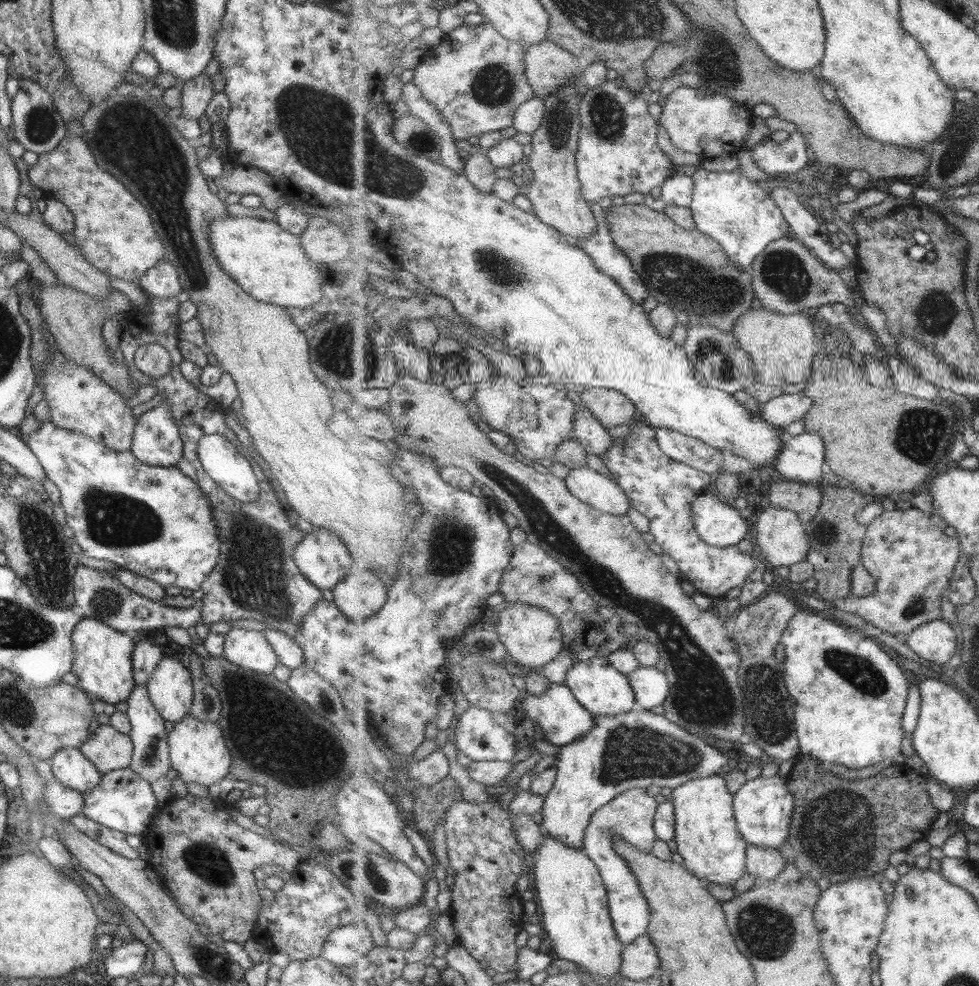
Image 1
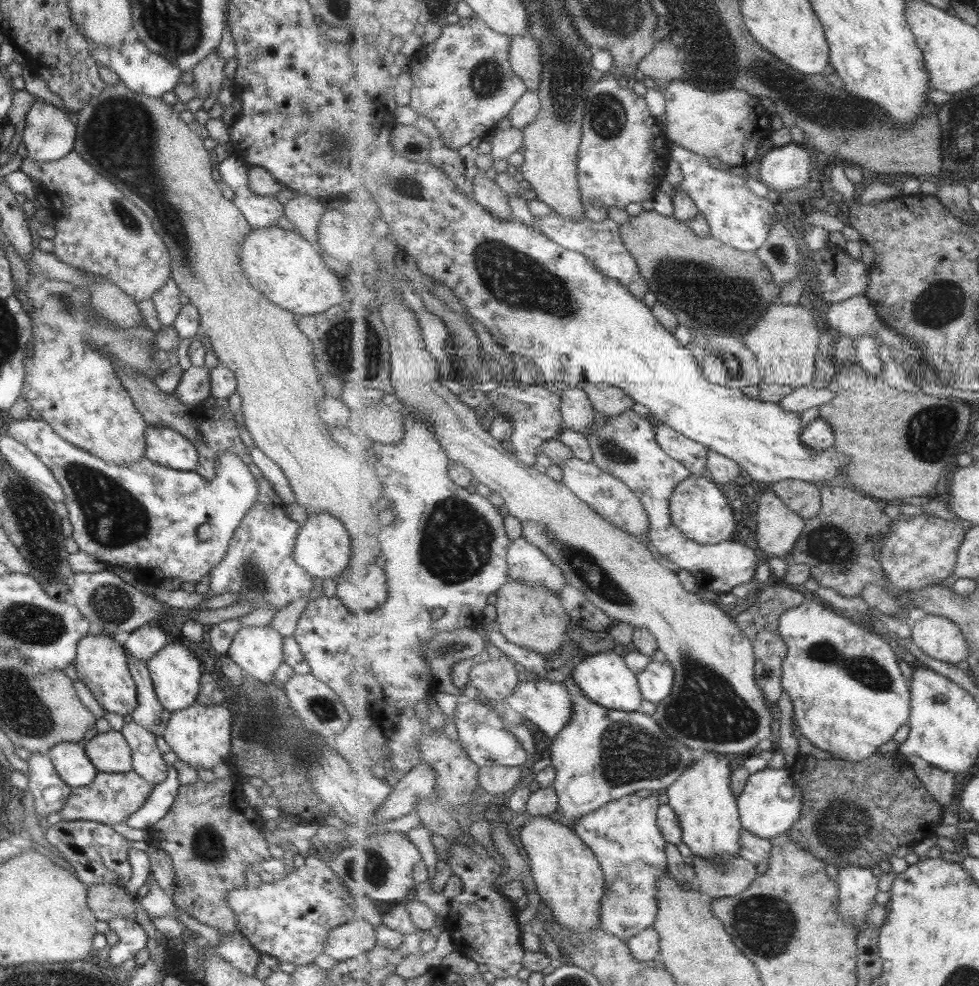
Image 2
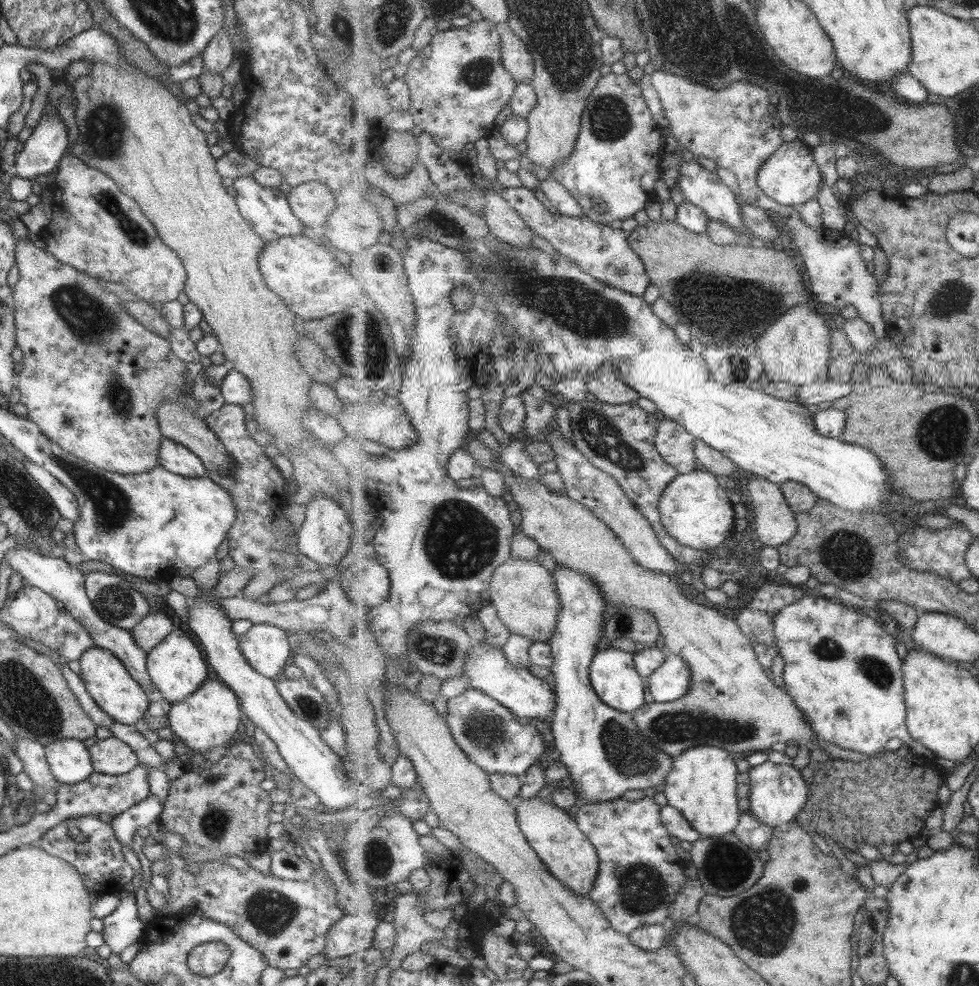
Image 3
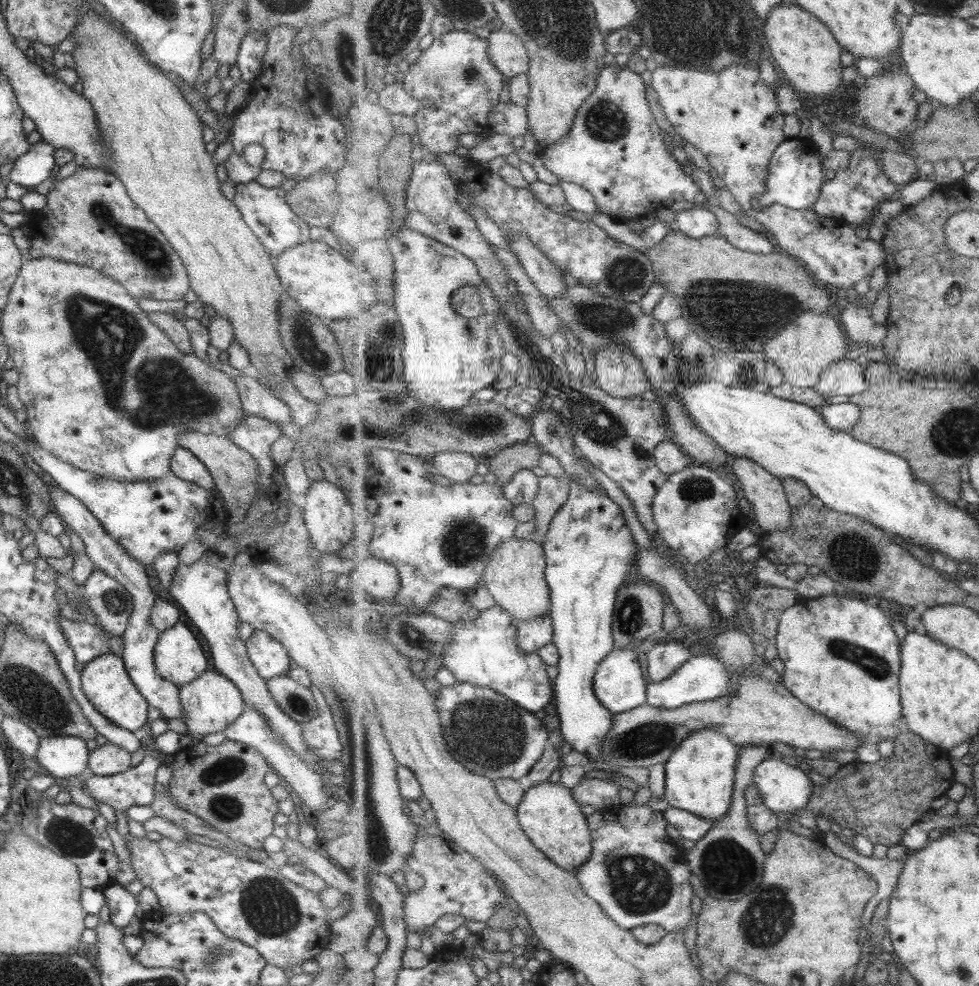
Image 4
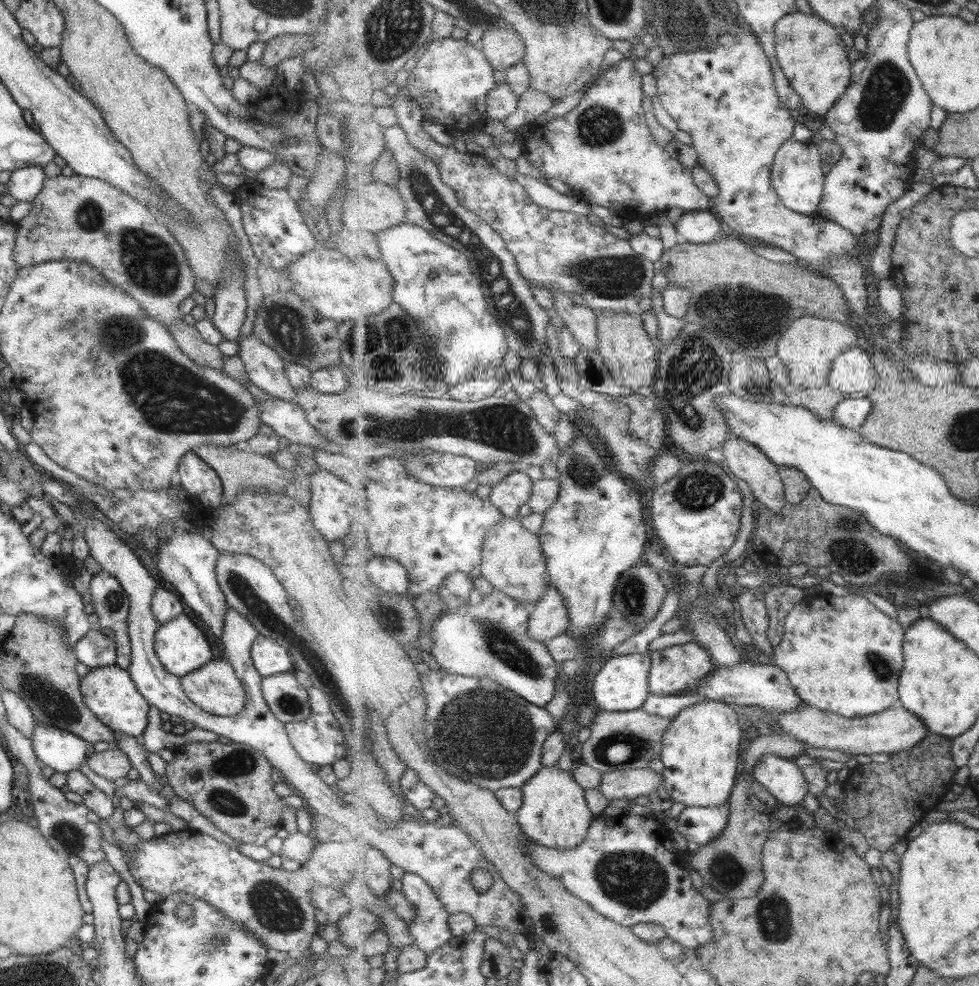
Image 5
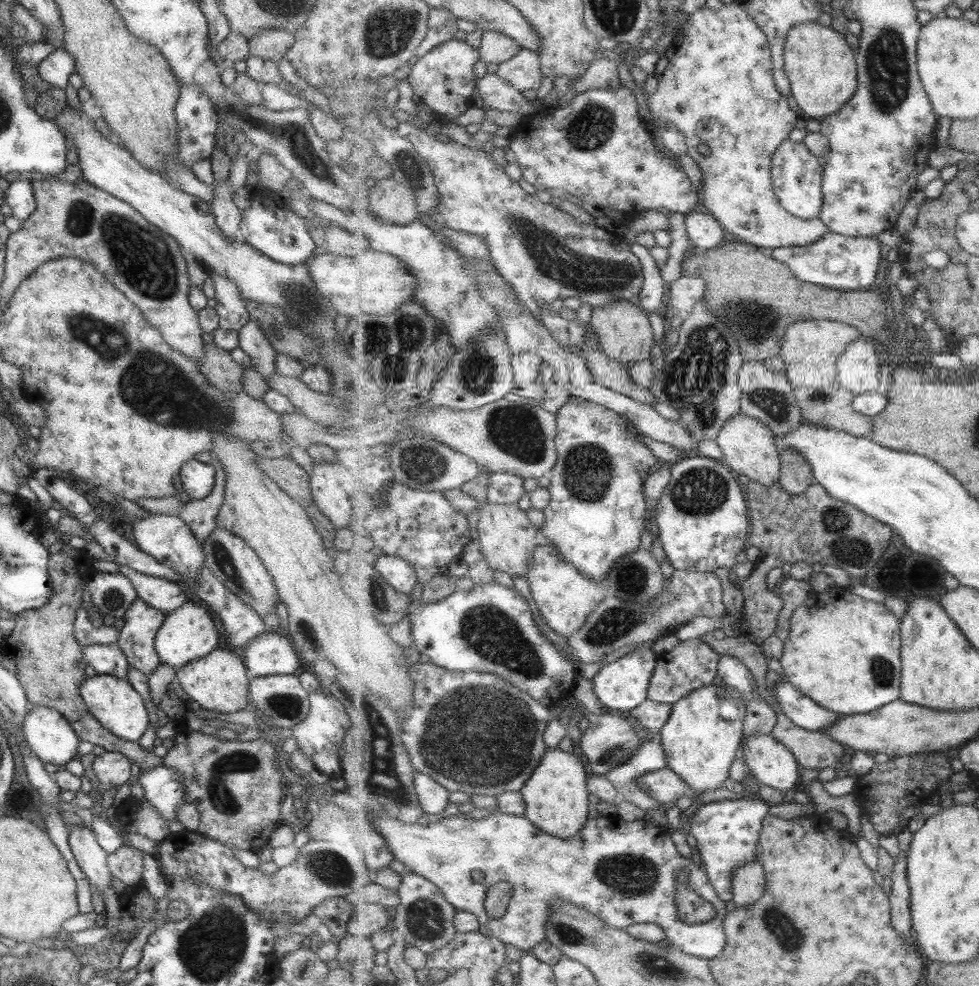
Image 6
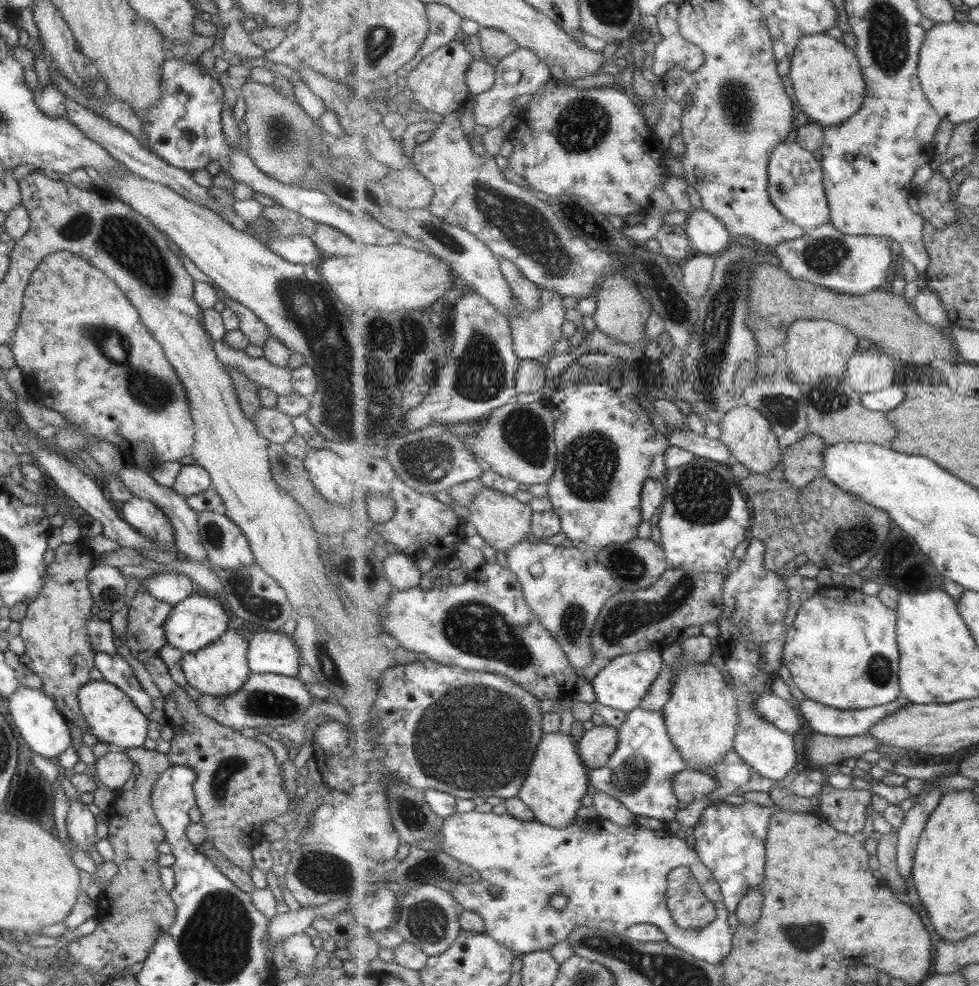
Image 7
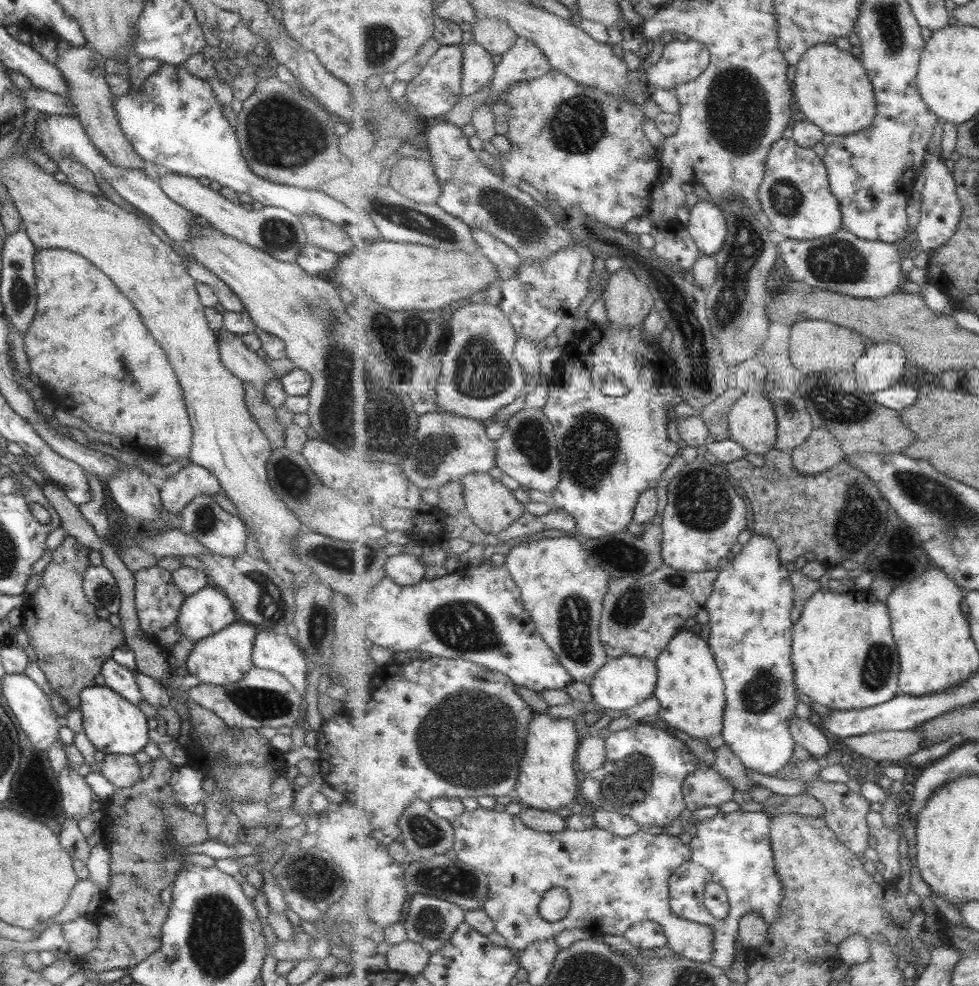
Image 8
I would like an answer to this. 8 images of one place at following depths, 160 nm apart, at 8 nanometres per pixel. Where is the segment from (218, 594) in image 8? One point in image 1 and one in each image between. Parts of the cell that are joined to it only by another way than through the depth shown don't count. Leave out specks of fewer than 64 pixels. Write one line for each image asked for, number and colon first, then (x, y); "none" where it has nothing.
1: (169, 687)
2: (174, 671)
3: (176, 669)
4: (177, 656)
5: (179, 645)
6: (187, 633)
7: (196, 621)

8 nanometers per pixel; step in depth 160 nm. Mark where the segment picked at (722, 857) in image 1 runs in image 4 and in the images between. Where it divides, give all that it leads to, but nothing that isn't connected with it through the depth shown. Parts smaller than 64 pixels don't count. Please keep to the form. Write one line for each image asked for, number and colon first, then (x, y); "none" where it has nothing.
2: (703, 798)
3: (703, 785)
4: (700, 776)

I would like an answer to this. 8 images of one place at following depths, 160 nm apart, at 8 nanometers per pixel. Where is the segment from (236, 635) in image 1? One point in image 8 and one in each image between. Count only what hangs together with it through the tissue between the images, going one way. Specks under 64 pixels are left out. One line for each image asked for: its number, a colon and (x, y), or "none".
2: (257, 650)
3: (266, 648)
4: (267, 655)
5: (268, 658)
6: (268, 654)
7: (270, 652)
8: (275, 651)

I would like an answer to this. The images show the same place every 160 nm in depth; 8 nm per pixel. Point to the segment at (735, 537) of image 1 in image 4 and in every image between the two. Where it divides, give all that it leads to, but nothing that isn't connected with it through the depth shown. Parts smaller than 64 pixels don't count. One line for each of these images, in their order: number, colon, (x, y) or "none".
2: (700, 508)
3: (695, 509)
4: (697, 512)

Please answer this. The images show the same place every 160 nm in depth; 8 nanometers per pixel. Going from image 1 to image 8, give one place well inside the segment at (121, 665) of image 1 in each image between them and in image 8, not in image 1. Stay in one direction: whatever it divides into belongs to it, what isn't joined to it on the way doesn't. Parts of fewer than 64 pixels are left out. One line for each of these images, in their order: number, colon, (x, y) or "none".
2: (100, 663)
3: (106, 680)
4: (105, 682)
5: (107, 691)
6: (112, 701)
7: (113, 719)
8: (112, 725)

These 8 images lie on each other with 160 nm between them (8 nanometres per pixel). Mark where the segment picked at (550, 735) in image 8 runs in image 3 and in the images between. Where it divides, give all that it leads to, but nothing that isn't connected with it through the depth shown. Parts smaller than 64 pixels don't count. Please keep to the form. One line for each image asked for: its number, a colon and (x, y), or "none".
3: (567, 851)
4: (552, 818)
5: (554, 813)
6: (556, 794)
7: (557, 781)

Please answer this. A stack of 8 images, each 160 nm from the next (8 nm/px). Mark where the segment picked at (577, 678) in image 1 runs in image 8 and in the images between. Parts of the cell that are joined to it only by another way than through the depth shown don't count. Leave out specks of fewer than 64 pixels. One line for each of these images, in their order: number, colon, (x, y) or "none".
2: (606, 678)
3: (614, 675)
4: (620, 685)
5: (622, 684)
6: (622, 685)
7: (623, 684)
8: (623, 682)

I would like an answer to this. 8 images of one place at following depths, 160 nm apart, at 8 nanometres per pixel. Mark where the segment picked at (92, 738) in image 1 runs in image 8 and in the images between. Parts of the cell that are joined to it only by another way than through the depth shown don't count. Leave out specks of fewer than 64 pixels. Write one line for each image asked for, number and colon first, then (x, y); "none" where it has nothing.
2: (108, 752)
3: (112, 757)
4: (105, 760)
5: (113, 765)
6: (111, 768)
7: (112, 769)
8: (120, 770)

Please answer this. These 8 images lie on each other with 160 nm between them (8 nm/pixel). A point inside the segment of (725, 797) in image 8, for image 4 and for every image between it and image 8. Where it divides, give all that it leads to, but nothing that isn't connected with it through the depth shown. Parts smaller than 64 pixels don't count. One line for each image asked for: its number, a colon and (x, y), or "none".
4: (600, 793)
5: (627, 783)
6: (665, 785)
7: (690, 785)

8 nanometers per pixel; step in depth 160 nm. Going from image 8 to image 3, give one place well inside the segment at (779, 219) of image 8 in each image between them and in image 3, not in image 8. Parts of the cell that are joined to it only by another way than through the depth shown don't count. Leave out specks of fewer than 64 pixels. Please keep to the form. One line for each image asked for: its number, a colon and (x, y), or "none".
3: (791, 176)
4: (795, 177)
5: (797, 175)
6: (798, 177)
7: (796, 178)

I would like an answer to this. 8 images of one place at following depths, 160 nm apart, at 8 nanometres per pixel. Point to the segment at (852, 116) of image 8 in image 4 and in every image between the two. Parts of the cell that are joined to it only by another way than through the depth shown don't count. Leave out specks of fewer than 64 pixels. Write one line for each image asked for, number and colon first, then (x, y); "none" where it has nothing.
4: (805, 49)
5: (810, 50)
6: (822, 68)
7: (829, 84)

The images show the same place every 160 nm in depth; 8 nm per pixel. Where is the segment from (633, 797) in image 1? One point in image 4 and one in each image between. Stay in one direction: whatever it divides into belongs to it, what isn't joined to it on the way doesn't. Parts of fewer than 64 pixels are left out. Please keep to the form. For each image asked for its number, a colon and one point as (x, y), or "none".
2: (625, 835)
3: (640, 875)
4: (635, 873)

